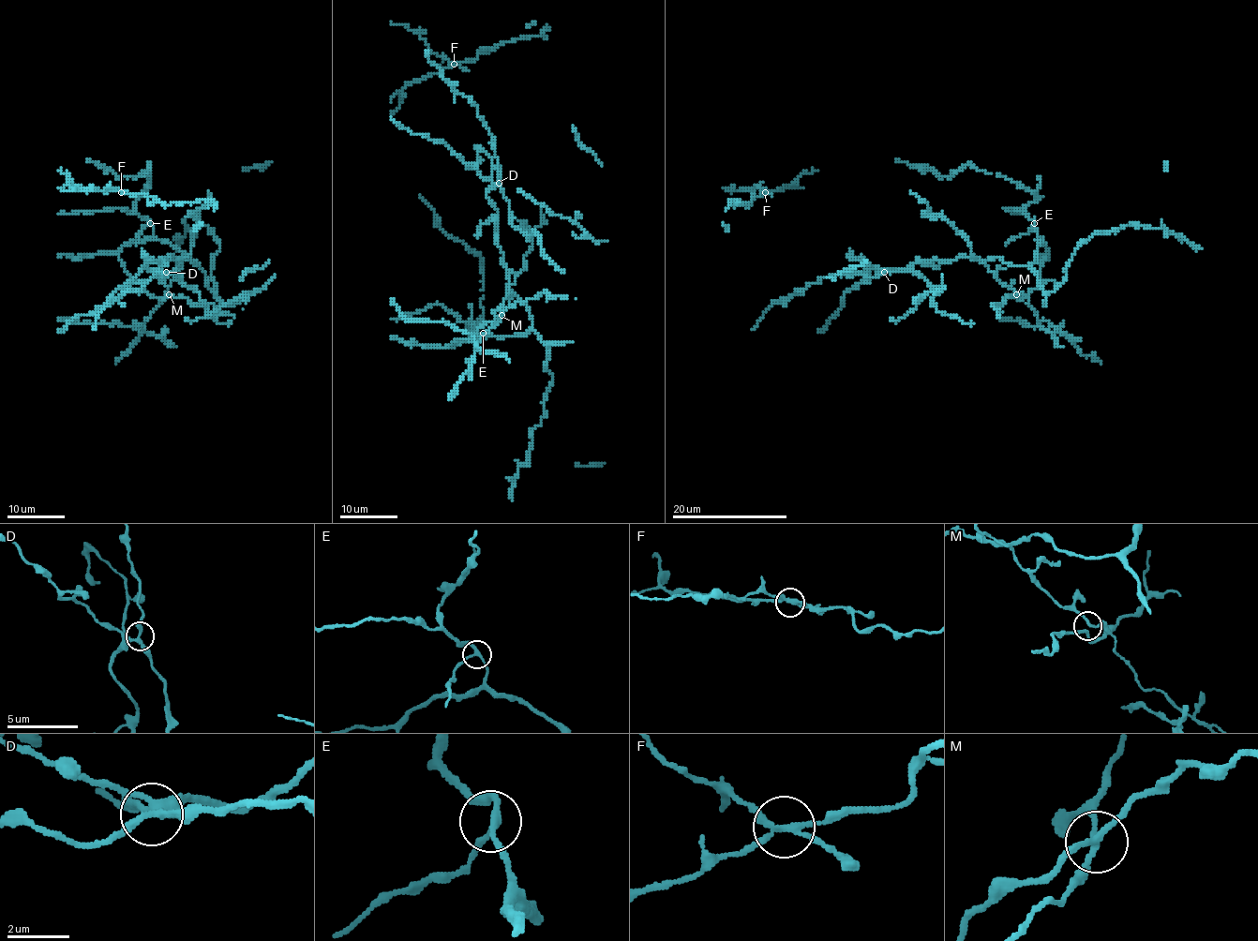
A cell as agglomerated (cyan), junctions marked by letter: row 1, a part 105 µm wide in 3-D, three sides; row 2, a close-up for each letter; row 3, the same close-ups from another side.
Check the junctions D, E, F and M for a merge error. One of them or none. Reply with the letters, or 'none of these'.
F

